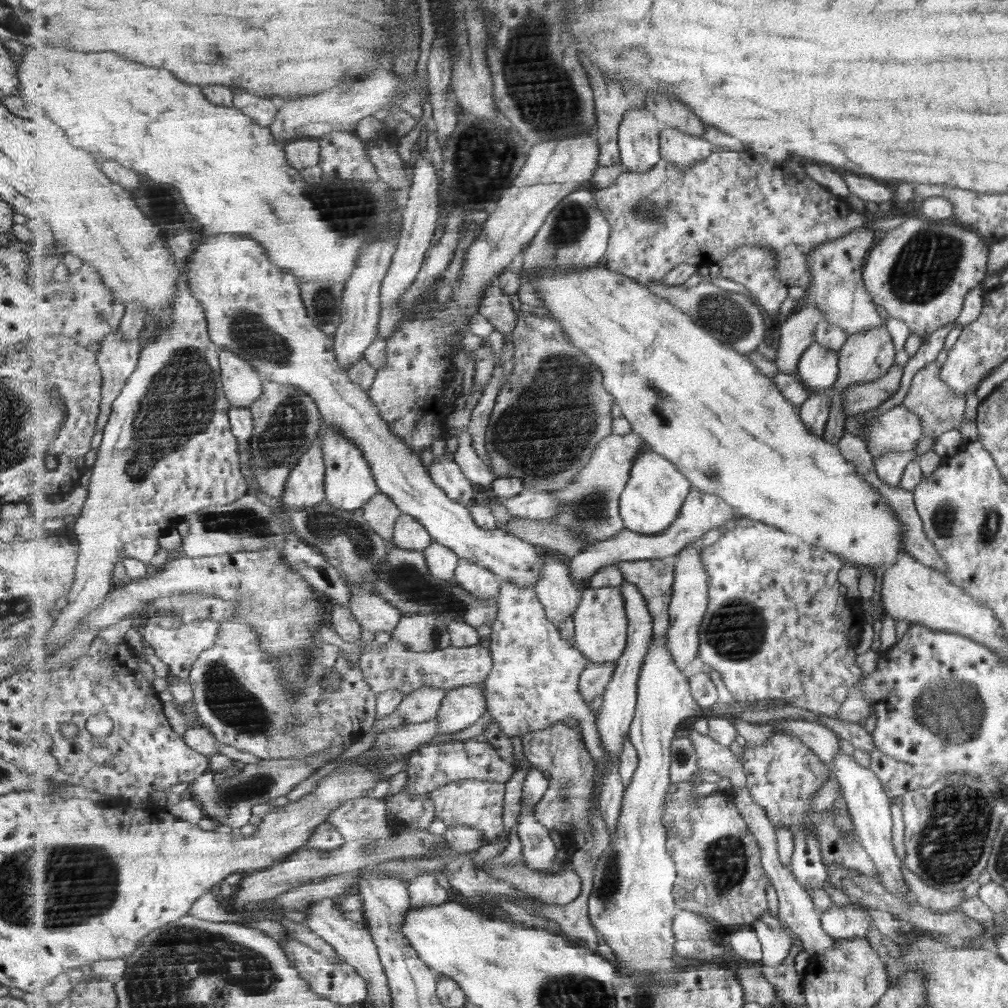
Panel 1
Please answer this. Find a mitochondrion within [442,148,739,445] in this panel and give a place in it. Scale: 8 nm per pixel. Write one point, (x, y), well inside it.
(571, 223)

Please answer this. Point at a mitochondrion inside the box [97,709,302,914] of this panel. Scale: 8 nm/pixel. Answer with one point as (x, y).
(227, 801)

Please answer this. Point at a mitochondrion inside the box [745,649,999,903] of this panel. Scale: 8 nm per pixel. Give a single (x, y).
(951, 708)

